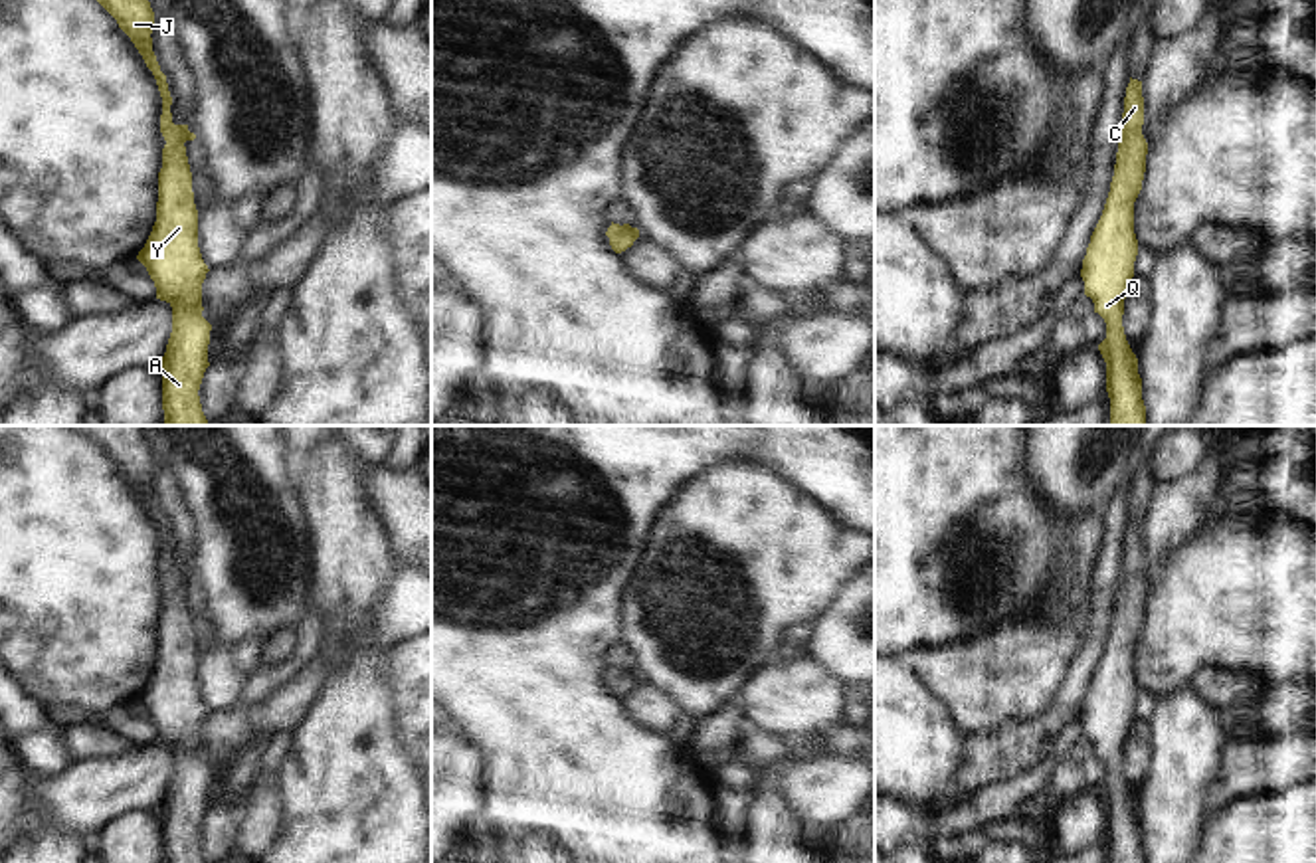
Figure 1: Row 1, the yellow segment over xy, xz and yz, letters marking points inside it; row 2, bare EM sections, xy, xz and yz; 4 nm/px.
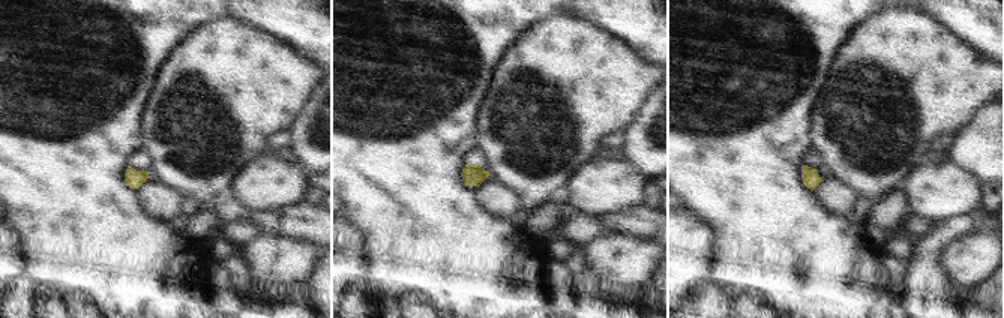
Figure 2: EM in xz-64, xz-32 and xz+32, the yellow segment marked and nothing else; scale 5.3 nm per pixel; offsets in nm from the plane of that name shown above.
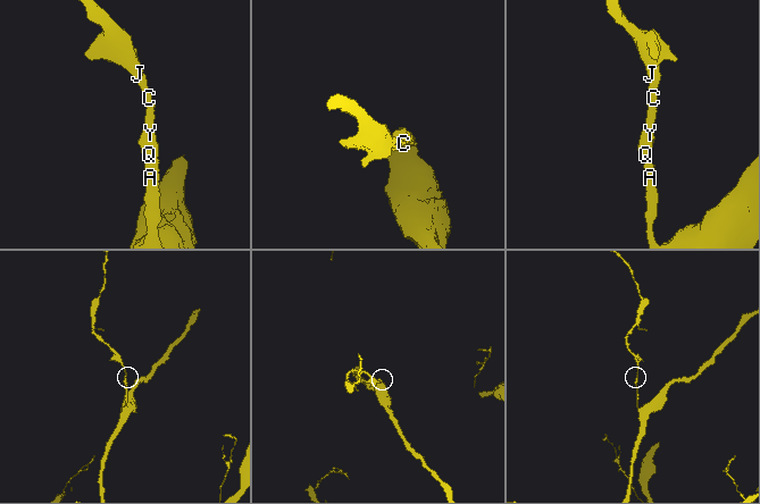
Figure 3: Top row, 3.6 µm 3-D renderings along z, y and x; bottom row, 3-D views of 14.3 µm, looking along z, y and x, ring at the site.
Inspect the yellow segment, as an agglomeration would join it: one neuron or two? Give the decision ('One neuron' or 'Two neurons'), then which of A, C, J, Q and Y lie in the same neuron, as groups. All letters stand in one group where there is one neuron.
One neuron. Groups: A C J Q Y.

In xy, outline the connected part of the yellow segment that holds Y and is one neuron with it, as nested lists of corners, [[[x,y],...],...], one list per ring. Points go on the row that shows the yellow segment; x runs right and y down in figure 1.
[[[97,0],[131,38],[152,71],[160,97],[162,168],[158,172],[156,222],[137,259],[156,287],[156,299],[172,307],[172,333],[160,360],[164,426],[210,426],[200,404],[212,325],[202,317],[202,283],[210,271],[198,247],[198,210],[186,141],[196,135],[172,123],[166,75],[152,51],[154,12],[148,0]]]

